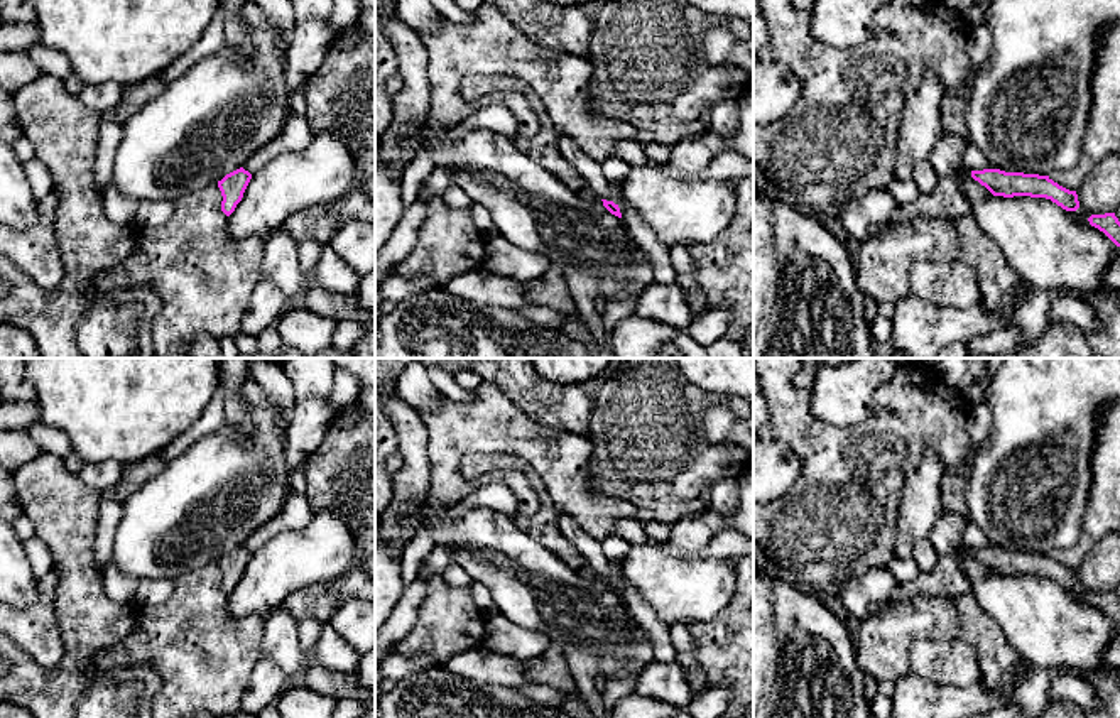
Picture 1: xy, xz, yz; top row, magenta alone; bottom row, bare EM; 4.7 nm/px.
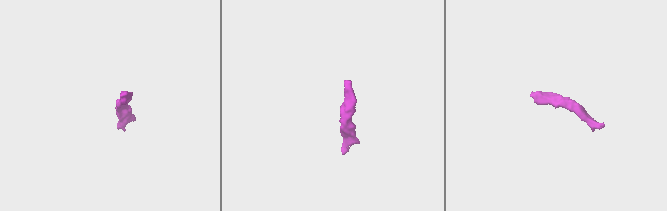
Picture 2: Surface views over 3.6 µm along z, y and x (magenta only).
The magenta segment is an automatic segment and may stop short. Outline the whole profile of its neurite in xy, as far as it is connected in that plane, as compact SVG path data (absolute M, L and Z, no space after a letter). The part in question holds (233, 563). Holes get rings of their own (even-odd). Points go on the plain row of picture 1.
M243 546L226 552L221 559L218 559L218 566L221 569L221 590L230 595L237 583L242 579L243 571L252 558L252 552Z

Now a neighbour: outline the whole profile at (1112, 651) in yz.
M1120 625L1115 627L1115 632L1103 652L1105 666L1120 666Z

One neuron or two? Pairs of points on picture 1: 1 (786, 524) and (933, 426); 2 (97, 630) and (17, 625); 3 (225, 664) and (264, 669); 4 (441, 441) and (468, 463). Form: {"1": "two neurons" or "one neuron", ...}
{"1": "one neuron", "2": "two neurons", "3": "two neurons", "4": "two neurons"}

